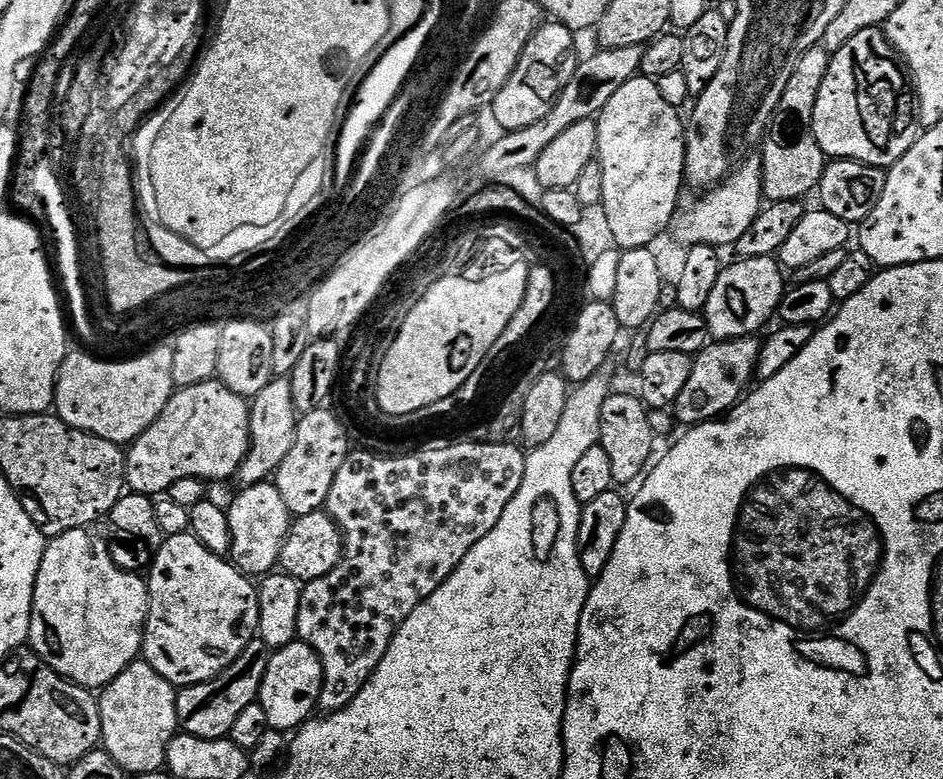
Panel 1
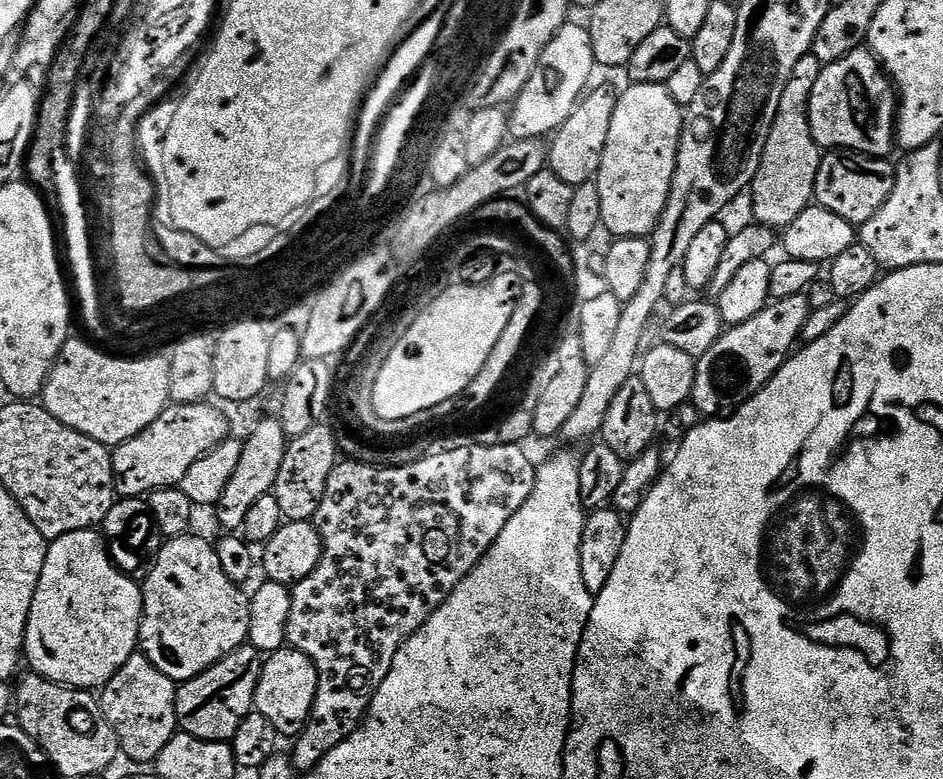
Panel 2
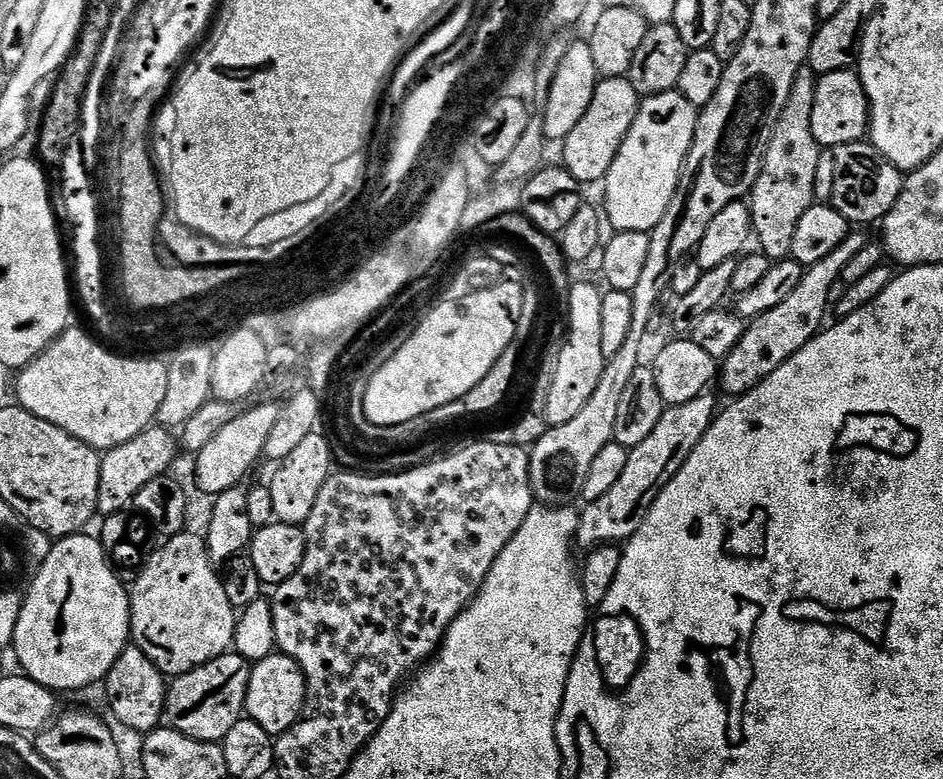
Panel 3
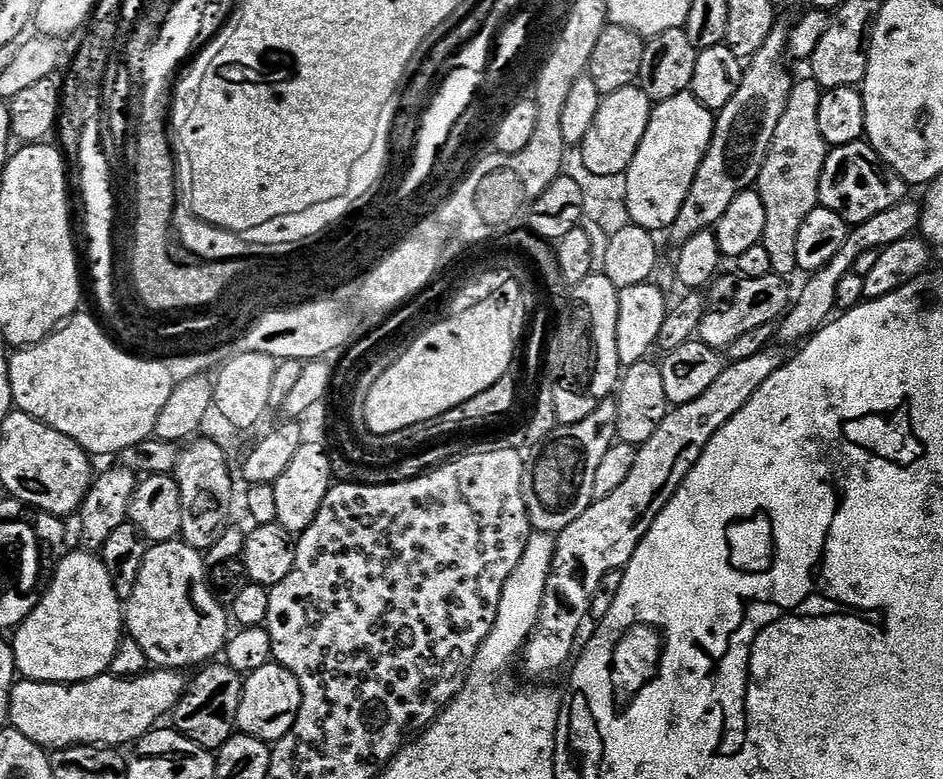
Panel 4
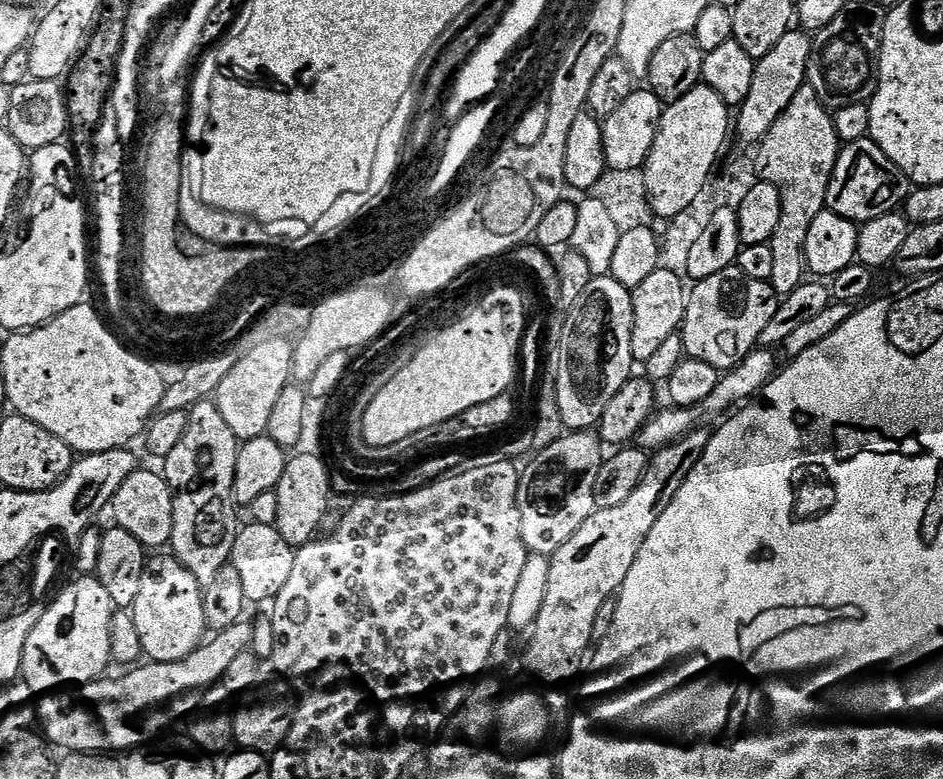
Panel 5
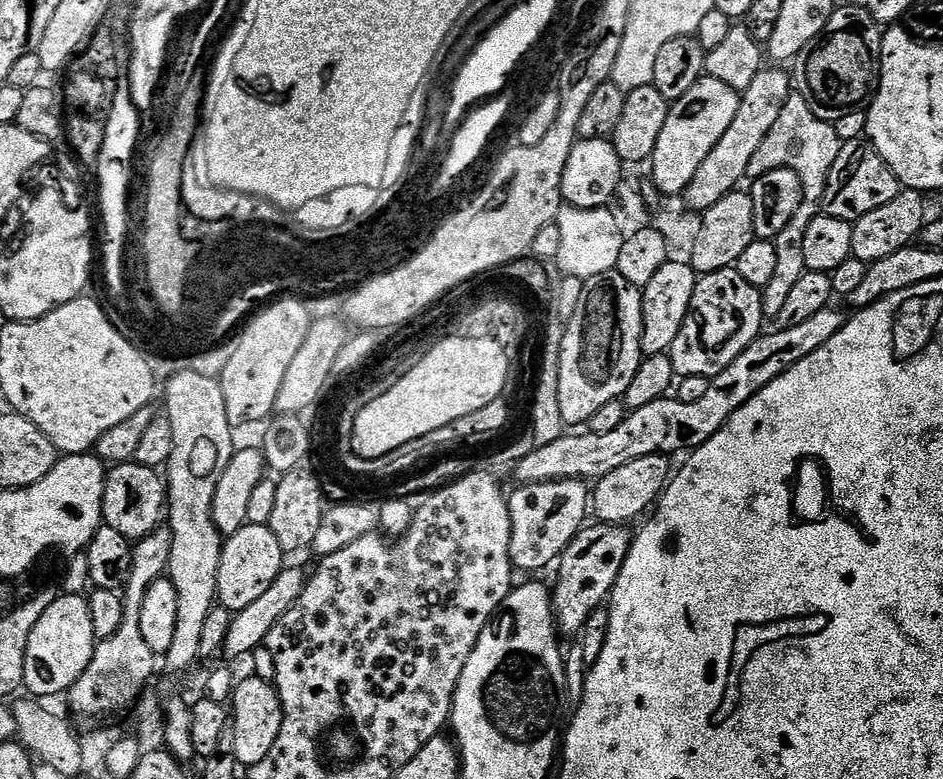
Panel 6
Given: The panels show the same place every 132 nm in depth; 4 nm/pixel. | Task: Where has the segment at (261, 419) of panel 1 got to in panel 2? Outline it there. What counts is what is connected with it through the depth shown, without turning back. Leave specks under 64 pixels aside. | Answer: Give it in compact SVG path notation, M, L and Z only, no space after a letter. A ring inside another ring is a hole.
M279 419L260 420L253 426L248 440L243 441L237 469L215 504L218 522L225 533L239 533L246 522L246 514L250 514L250 506L254 506L258 498L269 495L275 489L278 470L282 470L282 458L286 458L289 439Z

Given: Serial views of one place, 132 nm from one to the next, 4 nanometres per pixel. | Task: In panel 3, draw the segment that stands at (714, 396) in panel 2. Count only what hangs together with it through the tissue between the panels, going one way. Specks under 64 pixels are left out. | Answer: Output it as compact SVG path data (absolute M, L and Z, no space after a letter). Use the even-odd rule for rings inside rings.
M849 231L848 237L831 254L826 254L822 262L809 267L802 282L798 282L794 289L794 294L790 294L782 306L766 310L766 314L756 317L745 327L742 342L730 350L718 368L718 385L722 391L729 392L729 397L745 396L754 390L763 380L770 378L778 366L782 366L791 356L798 354L798 350L806 347L825 327L824 315L830 312L827 304L829 287L841 280L842 270L846 270L850 258L854 258L854 254L858 254L858 250L862 250L866 243L865 237L860 237L856 232L859 231Z

